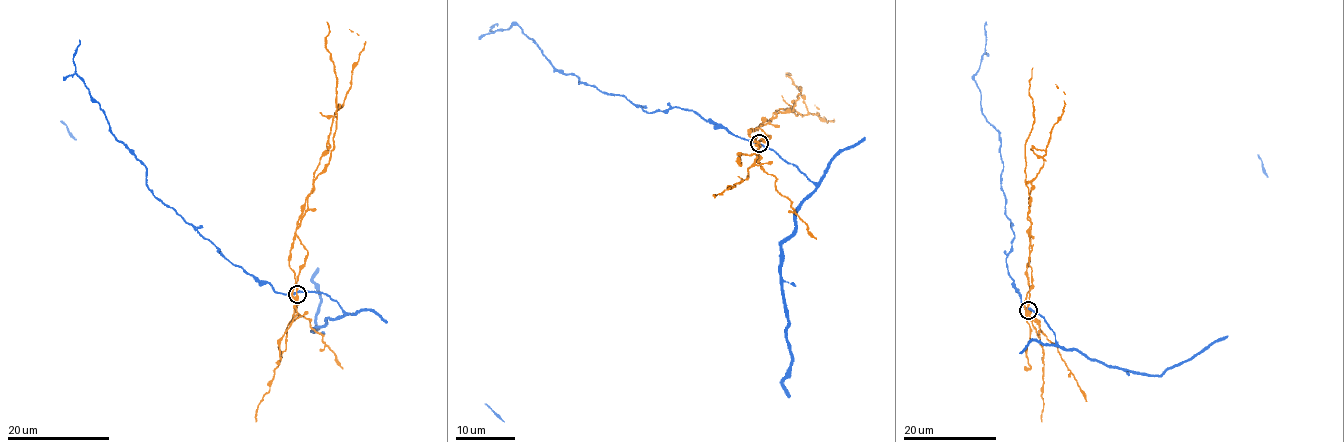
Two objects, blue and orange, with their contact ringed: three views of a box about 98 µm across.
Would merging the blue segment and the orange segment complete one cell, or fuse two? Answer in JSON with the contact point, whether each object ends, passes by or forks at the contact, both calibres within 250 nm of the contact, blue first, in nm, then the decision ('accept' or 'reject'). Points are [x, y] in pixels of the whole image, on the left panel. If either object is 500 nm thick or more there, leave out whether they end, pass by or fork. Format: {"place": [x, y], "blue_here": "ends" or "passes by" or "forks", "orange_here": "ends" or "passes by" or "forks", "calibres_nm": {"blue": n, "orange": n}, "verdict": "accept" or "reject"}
{"place": [297, 294], "blue_here": "passes by", "orange_here": "forks", "calibres_nm": {"blue": 260, "orange": 300}, "verdict": "reject"}

